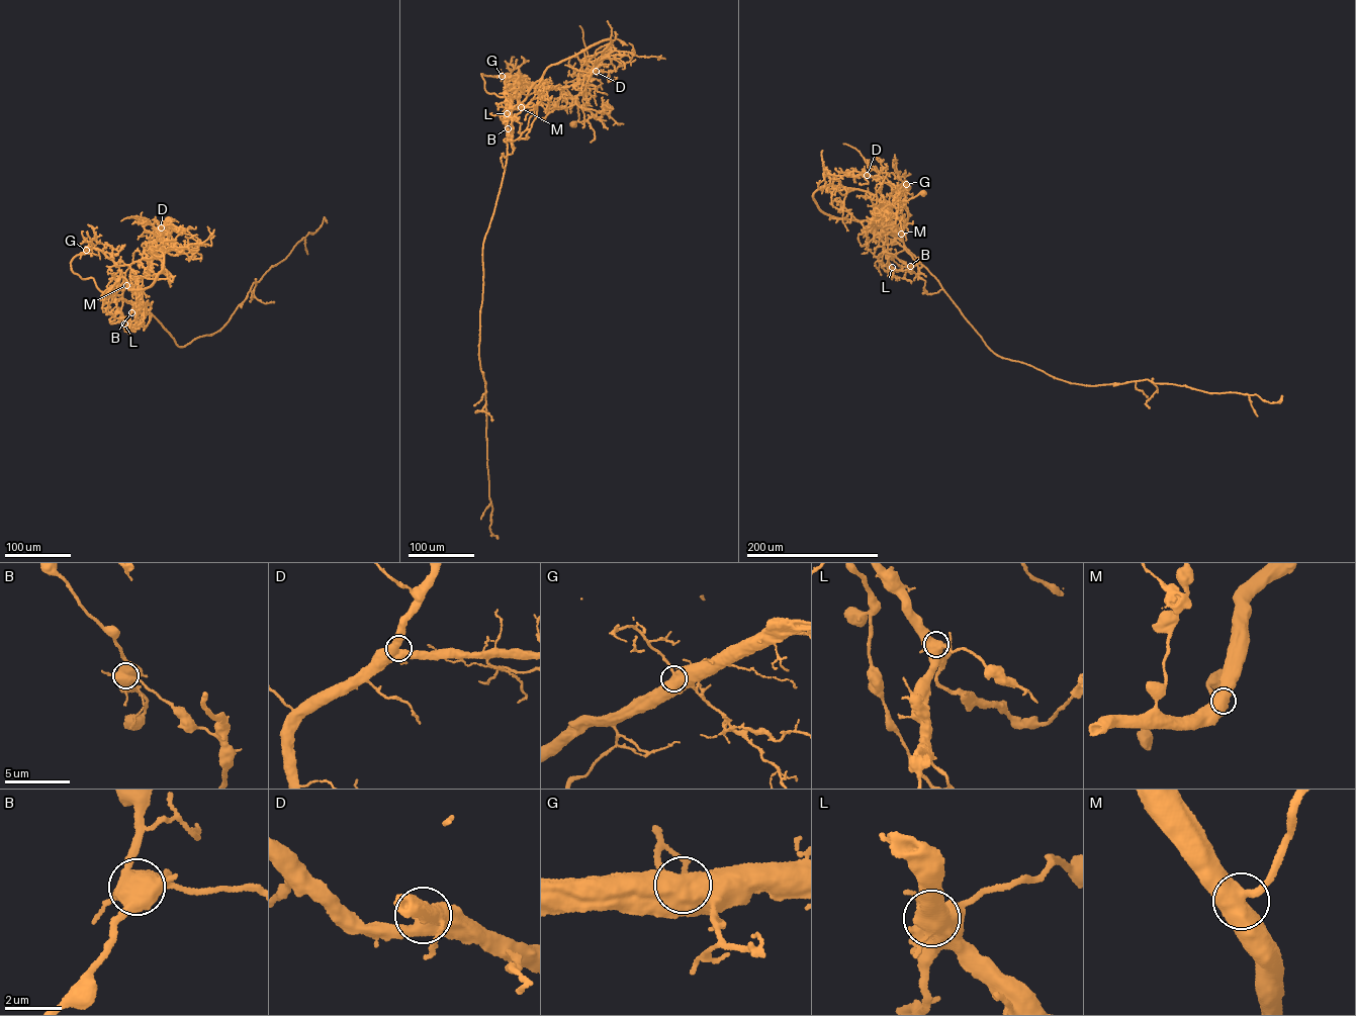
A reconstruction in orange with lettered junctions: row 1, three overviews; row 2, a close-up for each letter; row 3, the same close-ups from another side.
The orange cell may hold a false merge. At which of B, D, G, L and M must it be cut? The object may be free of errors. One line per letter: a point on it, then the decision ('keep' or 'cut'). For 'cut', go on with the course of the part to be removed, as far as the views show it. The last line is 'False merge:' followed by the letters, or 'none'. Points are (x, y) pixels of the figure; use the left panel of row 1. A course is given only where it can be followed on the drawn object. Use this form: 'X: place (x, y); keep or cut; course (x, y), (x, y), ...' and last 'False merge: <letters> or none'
B: place (131, 312); cut; course (131, 312), (137, 304), (101, 291), (93, 278), (74, 273), (71, 260), (92, 248), (119, 265), (163, 252)
D: place (161, 227); keep
G: place (86, 250); keep
L: place (124, 324); keep
M: place (126, 285); keep
False merge: B

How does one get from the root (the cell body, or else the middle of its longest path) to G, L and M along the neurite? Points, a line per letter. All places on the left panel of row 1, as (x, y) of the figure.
G: (169, 218), (164, 253), (156, 255), (146, 278), (137, 277), (128, 265), (116, 265), (99, 250), (86, 250)
L: (169, 218), (164, 253), (156, 255), (147, 278), (134, 279), (143, 303), (136, 325), (124, 324)
M: (169, 218), (164, 253), (156, 255), (147, 278), (134, 277), (142, 293), (136, 294), (123, 277), (126, 285)

